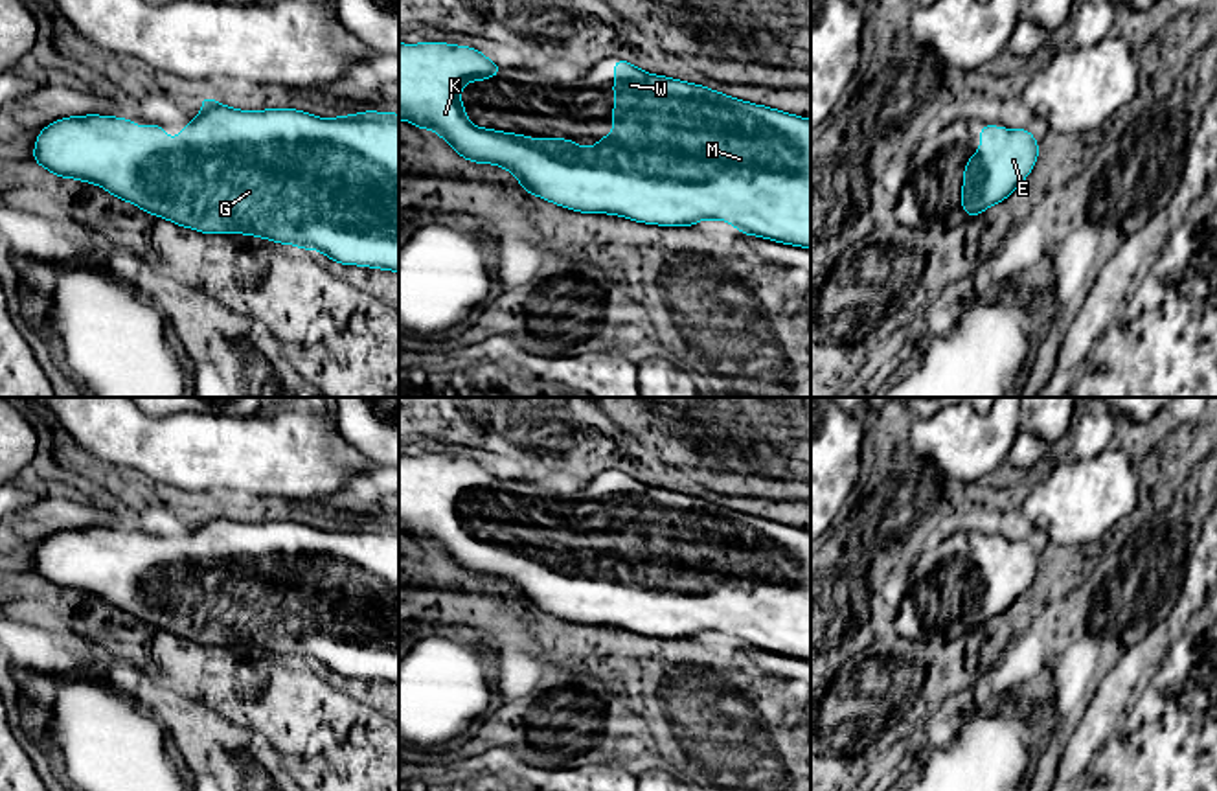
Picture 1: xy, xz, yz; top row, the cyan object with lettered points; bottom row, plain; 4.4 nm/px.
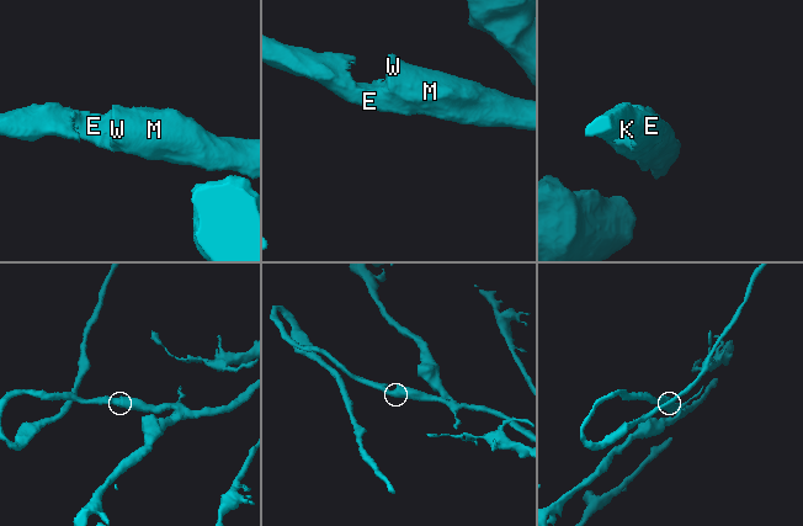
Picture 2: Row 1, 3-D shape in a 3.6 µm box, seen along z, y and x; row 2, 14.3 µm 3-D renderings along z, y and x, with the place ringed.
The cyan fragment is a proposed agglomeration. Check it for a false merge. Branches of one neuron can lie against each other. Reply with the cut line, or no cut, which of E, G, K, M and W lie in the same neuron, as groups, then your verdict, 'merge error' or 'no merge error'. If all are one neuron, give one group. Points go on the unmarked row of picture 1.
no cut | E G K M W | no merge error

